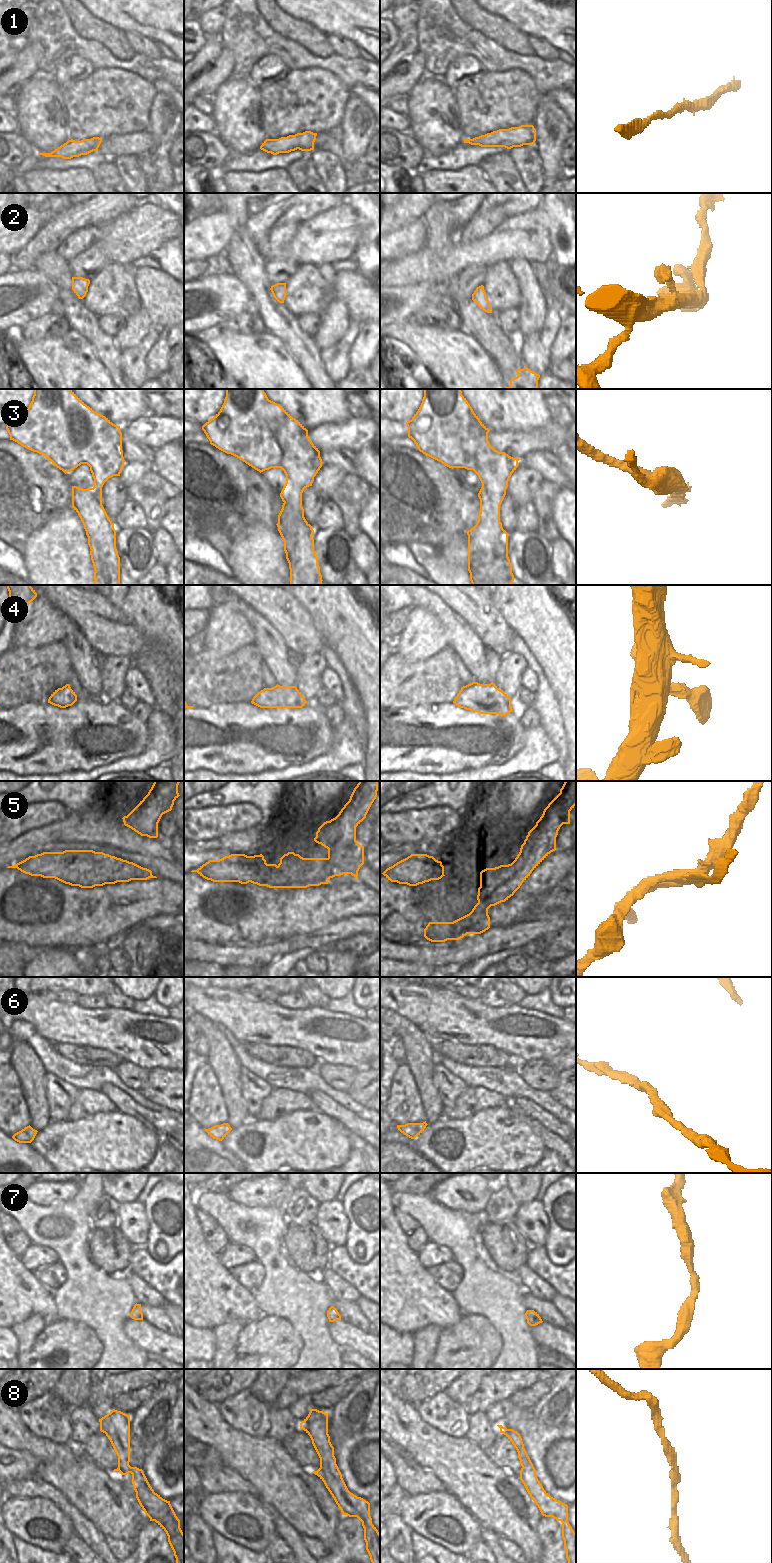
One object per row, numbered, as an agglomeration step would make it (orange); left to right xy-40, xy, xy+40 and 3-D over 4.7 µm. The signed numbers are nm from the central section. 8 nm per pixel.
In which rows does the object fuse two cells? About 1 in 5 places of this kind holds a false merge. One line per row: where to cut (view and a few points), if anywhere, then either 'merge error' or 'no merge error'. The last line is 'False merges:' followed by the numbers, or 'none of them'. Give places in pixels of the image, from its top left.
1: no cut | no merge error
2: no cut | no merge error
3: xy (284, 502), (291, 507), (297, 523), (296, 560), (302, 584) | merge error
4: no cut | no merge error
5: xy+40 (517, 868), (504, 883), (488, 893), (478, 895) | merge error
6: no cut | no merge error
7: no cut | no merge error
8: no cut | no merge error
False merges: 3, 5

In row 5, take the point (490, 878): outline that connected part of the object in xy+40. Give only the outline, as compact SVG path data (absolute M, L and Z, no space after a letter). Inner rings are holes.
M511 863L495 868L486 868L480 872L480 887L478 895L486 895L508 882L517 868Z

